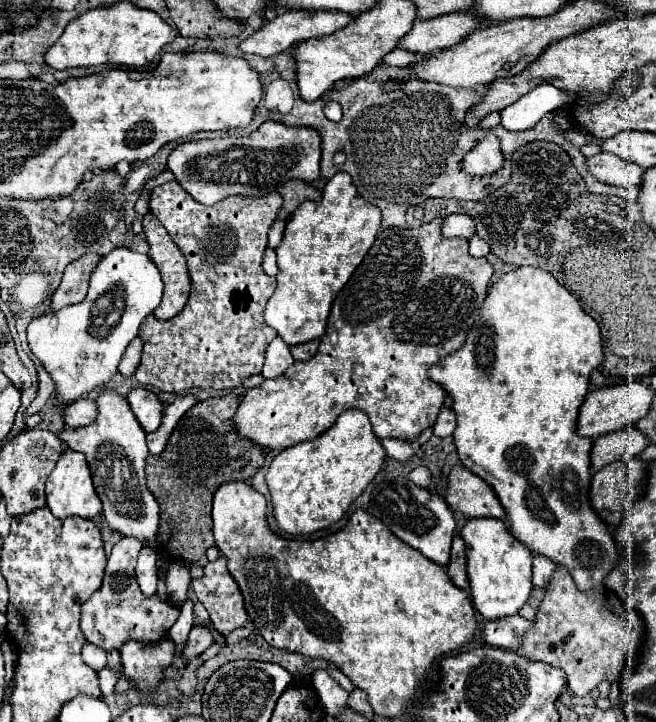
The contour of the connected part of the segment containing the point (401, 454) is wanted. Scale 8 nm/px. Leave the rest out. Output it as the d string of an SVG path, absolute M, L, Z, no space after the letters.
M382 439L382 445L384 445L388 457L398 459L398 461L408 461L416 453L412 443L400 441L400 439Z

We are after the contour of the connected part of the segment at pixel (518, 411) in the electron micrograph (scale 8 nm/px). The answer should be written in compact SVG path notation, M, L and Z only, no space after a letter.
M518 267L506 275L502 275L490 289L486 295L486 301L482 303L482 313L478 323L474 325L474 329L468 335L466 345L440 359L432 369L430 369L430 379L444 385L444 389L448 391L450 397L454 397L454 411L456 411L456 431L454 431L454 443L460 455L460 461L466 469L470 469L472 473L476 473L478 477L482 477L498 495L500 503L504 505L506 513L508 513L508 523L510 523L510 531L514 533L514 537L518 537L518 541L522 541L534 555L544 555L550 561L554 561L556 565L562 565L570 571L572 579L576 581L578 589L582 589L584 593L590 593L592 589L602 589L602 583L606 579L606 575L612 571L614 565L618 565L620 551L618 551L618 543L616 537L612 535L612 531L608 529L608 525L602 525L602 521L598 521L598 513L594 513L594 509L590 509L590 451L592 451L592 439L588 437L580 437L576 433L576 419L578 419L578 409L586 399L586 393L590 391L590 373L592 369L596 369L604 359L604 347L602 347L602 333L598 323L580 307L580 303L572 297L572 293L562 287L554 275L550 275L548 271L540 269L540 267Z

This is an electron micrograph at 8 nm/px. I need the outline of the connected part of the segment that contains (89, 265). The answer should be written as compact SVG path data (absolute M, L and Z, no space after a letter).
M86 253L66 267L60 285L52 295L50 305L54 311L68 307L68 305L74 305L86 297L90 273L96 269L98 261L100 261L100 257L96 253Z

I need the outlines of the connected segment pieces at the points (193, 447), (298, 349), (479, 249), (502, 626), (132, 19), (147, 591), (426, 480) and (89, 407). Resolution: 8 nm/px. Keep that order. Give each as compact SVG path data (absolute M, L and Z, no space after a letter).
M228 393L224 397L208 397L196 403L190 411L186 411L186 415L176 425L166 449L160 455L150 455L146 459L148 489L154 493L154 497L160 503L160 543L164 551L168 551L178 559L184 559L186 563L196 561L202 567L208 563L206 549L214 545L210 509L212 509L212 495L216 487L228 479L242 479L242 481L250 479L264 465L266 459L262 447L236 433L234 413L238 405L240 405L240 397L234 393Z
M308 341L308 343L300 343L290 347L292 355L296 361L308 361L316 351L318 351L318 341Z
M478 235L470 237L470 253L474 257L486 257L488 251L490 251L490 247L486 245L486 241L482 237L478 237Z
M520 615L488 621L484 625L484 641L492 647L518 651L522 647L522 633L526 633L526 629L530 629L530 625L534 625L534 623Z
M120 1L112 7L96 7L88 13L72 19L62 37L48 49L46 63L54 69L68 67L92 67L92 65L122 65L130 69L146 67L158 55L158 51L176 39L176 31L160 19L158 13L138 9L128 1Z
M144 547L140 551L140 559L138 559L138 565L136 565L136 577L138 577L140 589L144 591L144 595L152 595L156 591L156 579L158 579L156 555L148 547Z
M416 467L416 469L412 469L412 471L408 473L408 479L410 479L412 483L428 489L428 485L432 483L432 473L430 473L426 467Z
M78 399L72 405L68 405L64 411L64 423L66 427L72 427L72 429L92 425L94 417L98 417L98 407L96 407L96 401L92 399Z

